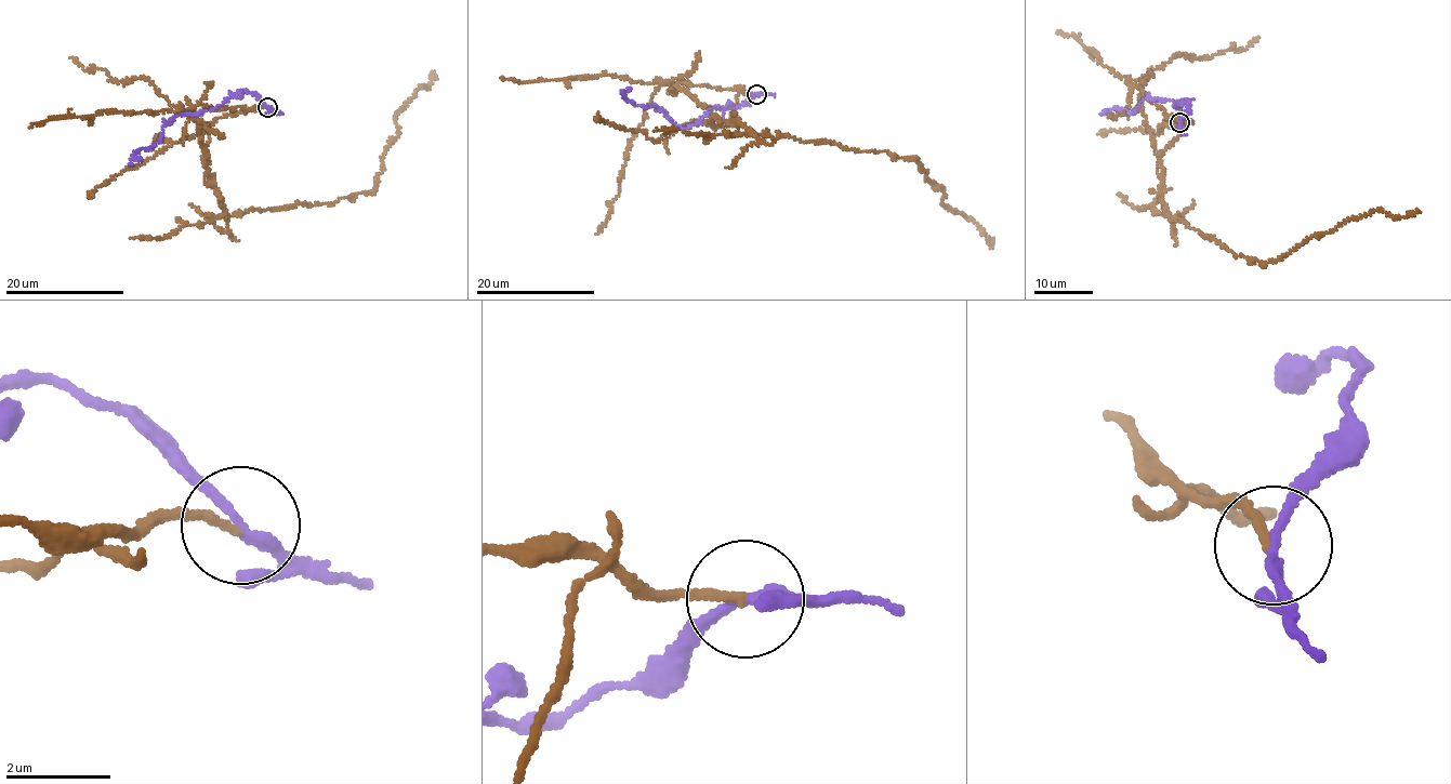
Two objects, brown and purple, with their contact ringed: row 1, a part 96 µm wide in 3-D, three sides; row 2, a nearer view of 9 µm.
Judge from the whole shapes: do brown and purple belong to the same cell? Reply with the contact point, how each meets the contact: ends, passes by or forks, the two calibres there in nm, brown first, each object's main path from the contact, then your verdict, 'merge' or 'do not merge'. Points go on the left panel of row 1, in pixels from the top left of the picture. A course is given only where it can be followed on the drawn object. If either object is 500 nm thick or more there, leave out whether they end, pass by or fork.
at (267, 107); brown ends there; purple passes by; 160 nm thick on the brown side, 190 nm on the other; brown runs (267, 107), (216, 118), (211, 127), (202, 158), (227, 215), (373, 191), (399, 133), (398, 111), (433, 72); purple runs (267, 107), (246, 90), (207, 110), (181, 114), (166, 122), (157, 144), (134, 151), (131, 158), (142, 157); do not merge

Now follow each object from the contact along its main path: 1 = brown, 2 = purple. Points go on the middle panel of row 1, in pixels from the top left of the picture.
1: (757, 94), (740, 91), (715, 130), (712, 119), (730, 120), (775, 138), (915, 158), (946, 206), (991, 247)
2: (757, 94), (736, 107), (710, 107), (703, 117), (681, 128), (658, 109), (628, 101), (625, 95), (631, 87)

